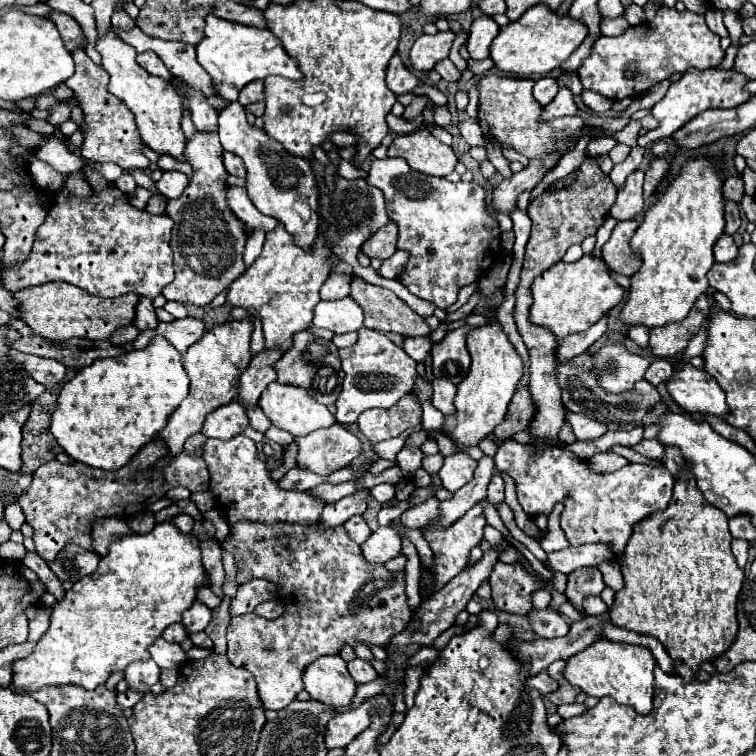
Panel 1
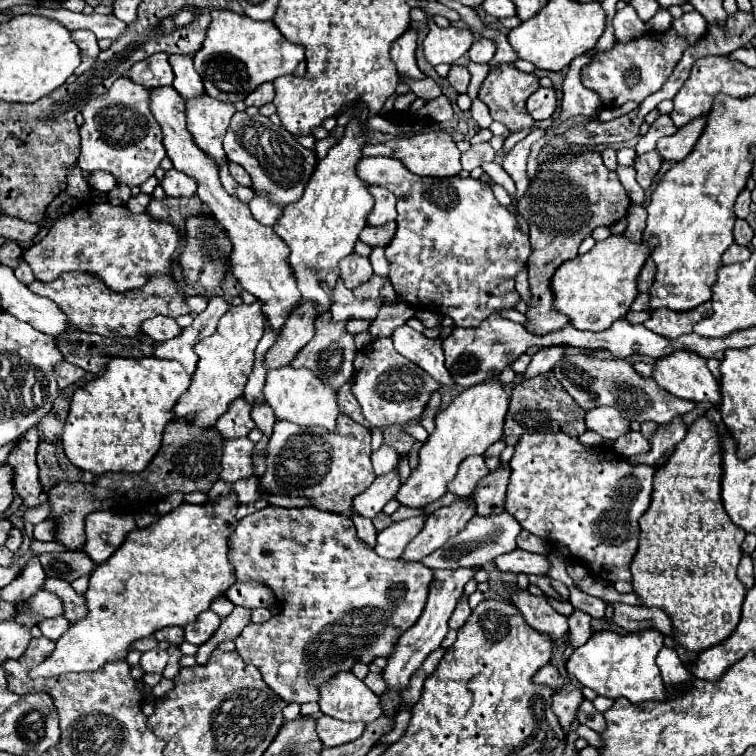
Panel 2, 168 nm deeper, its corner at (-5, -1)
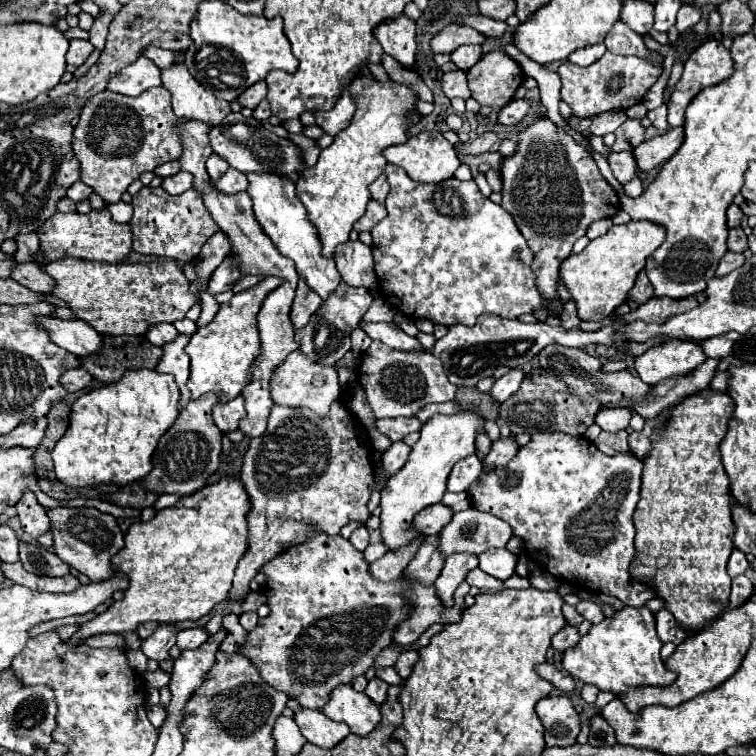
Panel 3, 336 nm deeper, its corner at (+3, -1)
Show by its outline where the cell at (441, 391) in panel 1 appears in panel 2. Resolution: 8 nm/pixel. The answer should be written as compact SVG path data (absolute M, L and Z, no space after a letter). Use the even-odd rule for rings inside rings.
M407 324L399 326L393 334L393 346L399 354L427 370L433 378L439 378L443 386L455 386L451 374L443 366L443 348L441 338L425 338L421 332L409 328Z

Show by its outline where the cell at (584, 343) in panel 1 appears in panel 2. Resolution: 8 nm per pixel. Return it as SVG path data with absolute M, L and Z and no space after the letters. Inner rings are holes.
M559 346L535 352L529 366L527 366L527 370L521 374L521 382L529 380L529 378L535 378L535 376L539 376L543 372L549 372L555 366L555 362L559 358L563 358L563 354L565 354L565 348L559 348Z

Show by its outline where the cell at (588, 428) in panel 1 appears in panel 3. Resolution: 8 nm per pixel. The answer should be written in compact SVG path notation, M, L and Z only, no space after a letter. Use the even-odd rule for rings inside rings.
M601 406L599 414L595 414L595 424L603 432L619 432L619 430L625 430L629 426L629 418L631 418L631 410L629 408Z

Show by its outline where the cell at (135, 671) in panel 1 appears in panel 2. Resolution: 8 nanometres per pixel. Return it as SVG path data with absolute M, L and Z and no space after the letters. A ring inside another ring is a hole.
M155 648L155 650L147 650L143 656L141 656L141 666L145 672L155 672L155 674L161 674L163 668L167 666L169 662L169 652L163 650L163 648Z

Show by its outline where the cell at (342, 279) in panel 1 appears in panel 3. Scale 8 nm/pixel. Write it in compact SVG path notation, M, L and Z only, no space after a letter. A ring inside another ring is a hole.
M345 242L343 246L337 246L337 256L335 264L337 270L349 286L365 286L371 288L377 278L373 270L373 254L371 248L365 246L363 242Z

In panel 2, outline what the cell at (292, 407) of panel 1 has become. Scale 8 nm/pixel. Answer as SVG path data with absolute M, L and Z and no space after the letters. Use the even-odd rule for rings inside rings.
M291 364L281 366L281 368L271 368L267 372L263 394L265 394L267 404L271 404L275 418L279 420L289 420L301 426L323 426L329 430L335 428L335 420L339 416L337 390L331 388L325 380L317 378L307 368L293 368Z

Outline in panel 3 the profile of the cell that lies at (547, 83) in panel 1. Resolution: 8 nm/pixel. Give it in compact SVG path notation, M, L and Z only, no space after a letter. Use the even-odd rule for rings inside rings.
M527 98L513 100L509 106L505 106L499 112L499 122L505 124L505 126L517 126L519 122L525 120L525 116L529 114L529 110L531 110L531 102Z

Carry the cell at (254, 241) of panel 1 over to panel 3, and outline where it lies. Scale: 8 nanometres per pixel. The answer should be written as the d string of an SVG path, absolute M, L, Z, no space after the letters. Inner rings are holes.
M247 174L249 196L253 200L253 210L263 232L273 240L277 250L295 262L297 274L307 282L307 286L327 300L339 286L341 278L335 268L335 262L321 256L321 244L315 226L307 220L307 212L299 198L295 196L295 184L289 178L275 174Z

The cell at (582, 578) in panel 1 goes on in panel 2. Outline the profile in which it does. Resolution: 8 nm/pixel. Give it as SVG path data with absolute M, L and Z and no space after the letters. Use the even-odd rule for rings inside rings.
M573 610L573 614L569 616L569 632L567 632L567 642L571 648L579 648L581 644L585 644L591 638L593 630L591 630L591 616L583 614L579 610Z

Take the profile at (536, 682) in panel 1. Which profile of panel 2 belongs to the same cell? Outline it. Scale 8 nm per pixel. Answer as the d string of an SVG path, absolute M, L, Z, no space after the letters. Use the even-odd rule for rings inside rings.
M553 664L543 666L543 668L533 676L533 682L535 682L535 684L545 684L545 686L549 686L549 688L553 688L553 690L557 690L557 688L563 686L563 678L559 676L559 670L557 670Z

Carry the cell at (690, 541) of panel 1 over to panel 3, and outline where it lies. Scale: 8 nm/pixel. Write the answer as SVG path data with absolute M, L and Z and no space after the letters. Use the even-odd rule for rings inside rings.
M707 388L685 398L685 402L673 408L667 428L653 436L653 450L643 460L641 500L633 514L637 554L631 564L631 576L651 586L655 596L665 602L665 608L689 634L697 634L729 608L731 576L727 574L727 560L733 550L731 538L735 536L735 524L731 520L729 478L721 464L719 442L727 432L731 410L733 400L727 392L713 392Z

